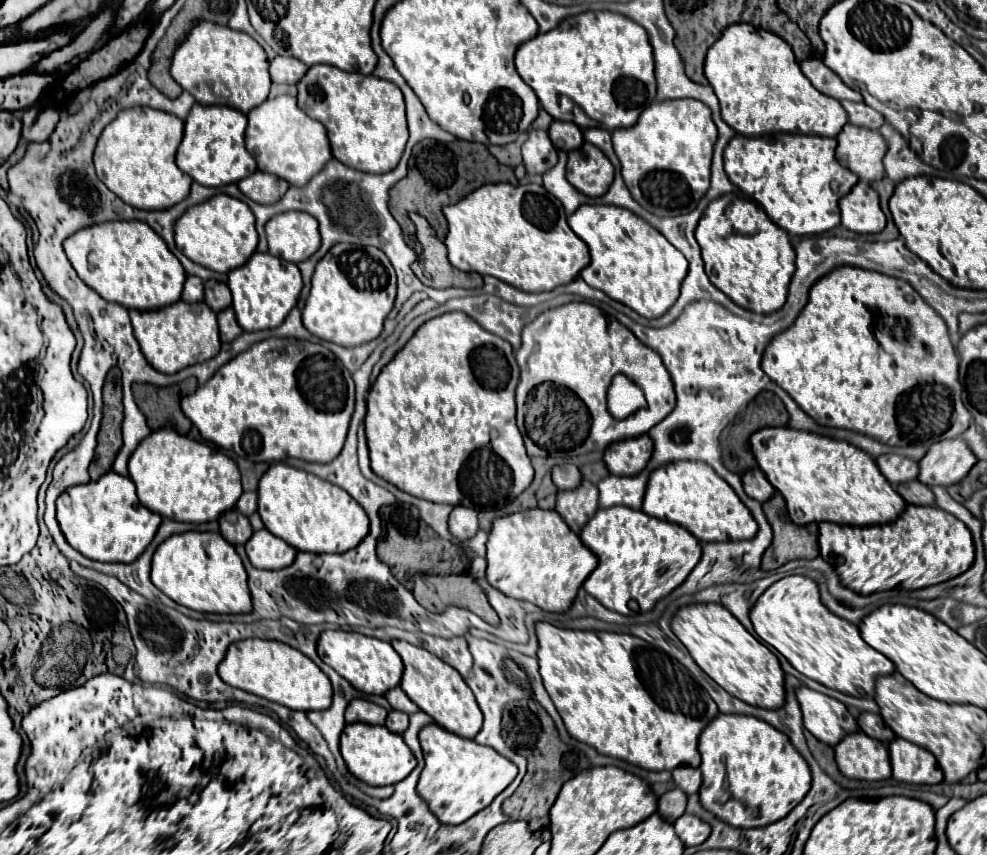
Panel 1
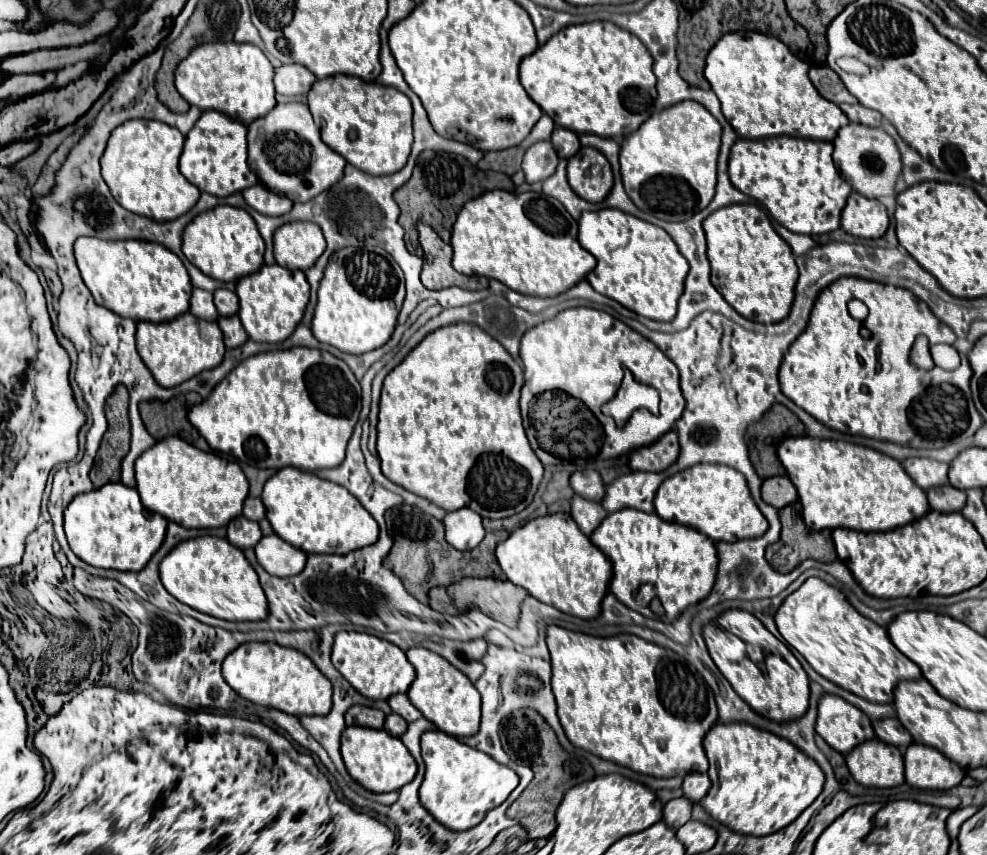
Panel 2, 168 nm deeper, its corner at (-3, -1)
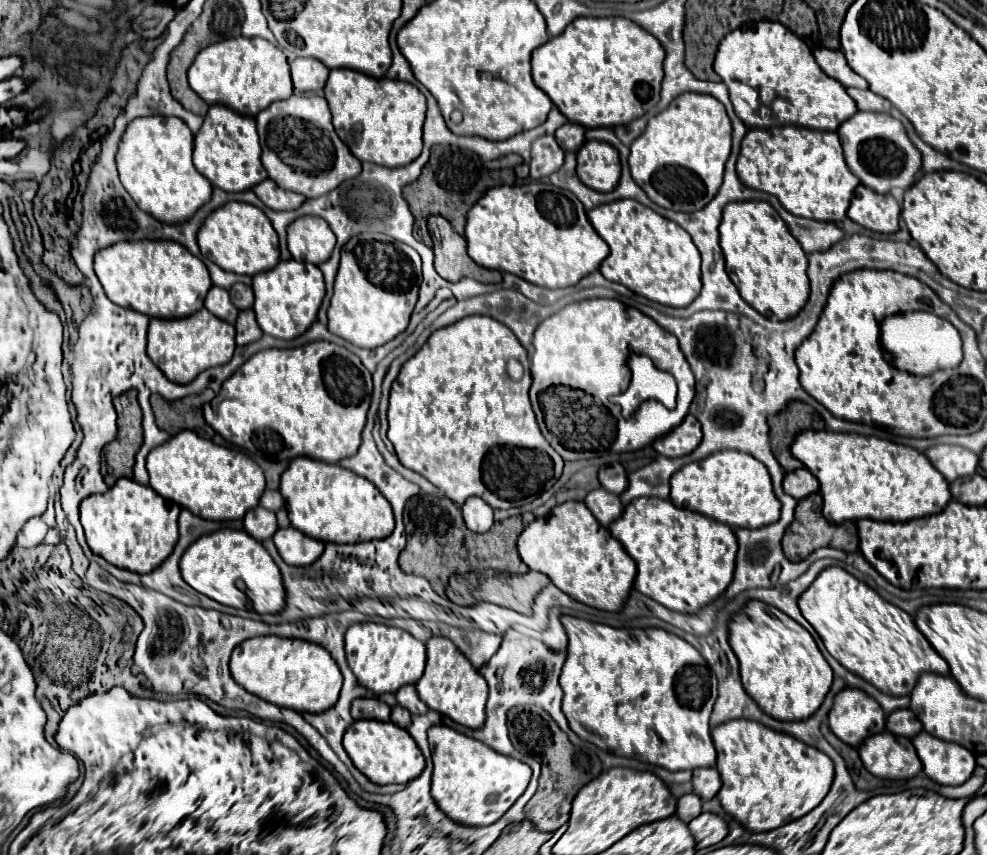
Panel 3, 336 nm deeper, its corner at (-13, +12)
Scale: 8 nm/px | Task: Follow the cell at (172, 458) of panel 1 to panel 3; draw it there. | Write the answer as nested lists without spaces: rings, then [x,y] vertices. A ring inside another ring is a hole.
[[[184,430],[160,444],[148,454],[146,462],[150,474],[150,486],[192,514],[204,520],[240,520],[244,514],[260,504],[260,496],[266,488],[262,468],[240,450],[216,446],[210,440]]]

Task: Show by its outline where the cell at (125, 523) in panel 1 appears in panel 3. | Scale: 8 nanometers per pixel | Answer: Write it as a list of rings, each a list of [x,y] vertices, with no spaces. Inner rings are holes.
[[[120,478],[108,492],[88,496],[80,504],[80,520],[90,550],[110,564],[138,574],[152,572],[172,554],[180,536],[178,514],[180,506],[130,478]]]

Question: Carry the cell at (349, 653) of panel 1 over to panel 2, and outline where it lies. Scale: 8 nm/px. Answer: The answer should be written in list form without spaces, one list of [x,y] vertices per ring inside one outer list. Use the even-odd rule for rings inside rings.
[[[356,631],[336,633],[334,645],[332,645],[332,663],[358,693],[374,701],[388,699],[396,693],[406,693],[410,683],[416,677],[414,667],[410,665],[402,649],[374,635],[356,633]]]

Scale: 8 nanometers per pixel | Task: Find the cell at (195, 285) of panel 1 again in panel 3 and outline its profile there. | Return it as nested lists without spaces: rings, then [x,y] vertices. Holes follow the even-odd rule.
[[[212,286],[206,300],[204,300],[204,306],[206,306],[208,312],[212,312],[216,318],[220,318],[224,322],[234,324],[236,318],[238,318],[238,310],[230,302],[230,296],[228,296],[228,292],[224,288]]]

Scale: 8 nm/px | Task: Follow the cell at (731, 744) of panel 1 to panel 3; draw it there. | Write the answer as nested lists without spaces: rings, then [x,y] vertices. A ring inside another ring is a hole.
[[[742,718],[724,722],[712,730],[712,742],[718,752],[716,768],[720,770],[722,776],[722,788],[718,792],[718,800],[724,812],[728,812],[750,832],[768,832],[806,816],[824,800],[824,796],[832,786],[834,766],[824,752],[806,746],[804,742],[798,742],[788,734],[774,732],[758,722],[742,720]]]

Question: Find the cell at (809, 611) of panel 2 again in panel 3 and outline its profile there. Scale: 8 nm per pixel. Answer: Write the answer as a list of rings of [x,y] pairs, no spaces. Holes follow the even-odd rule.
[[[832,566],[818,574],[812,586],[800,596],[802,616],[814,626],[828,652],[852,674],[874,684],[890,696],[908,696],[924,672],[950,674],[946,660],[920,634],[914,618],[902,608],[880,598],[870,586],[846,570]]]

